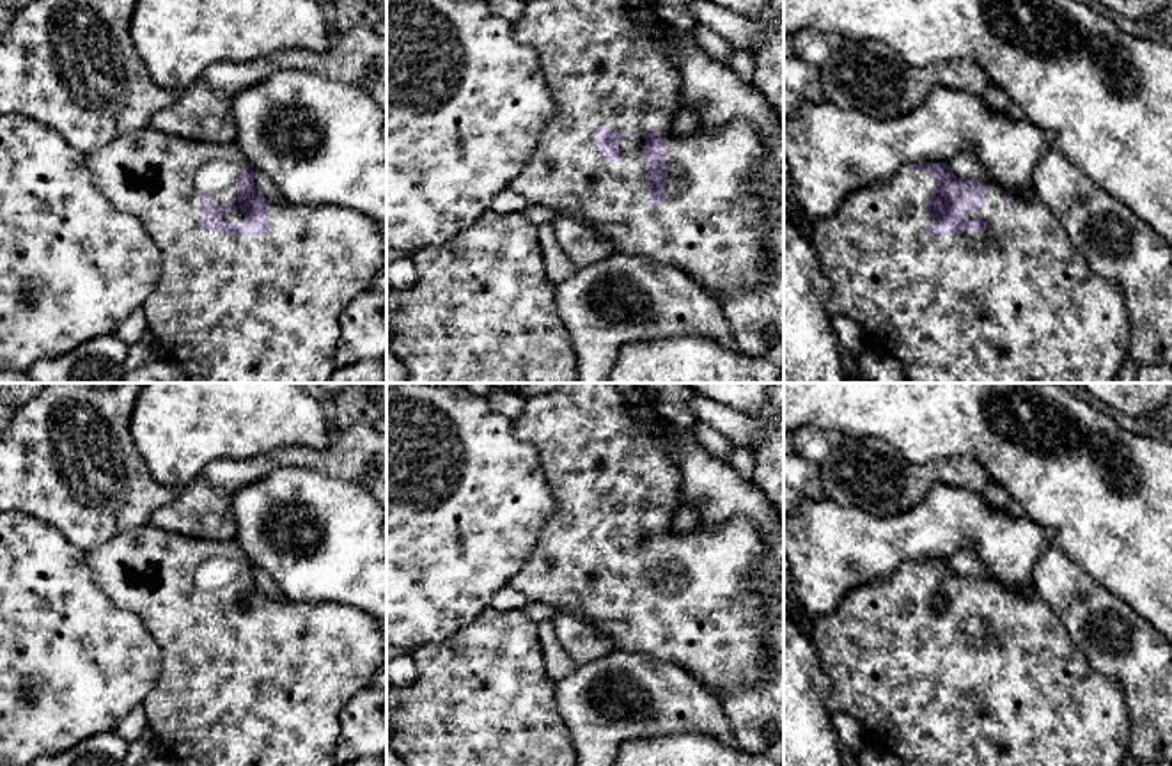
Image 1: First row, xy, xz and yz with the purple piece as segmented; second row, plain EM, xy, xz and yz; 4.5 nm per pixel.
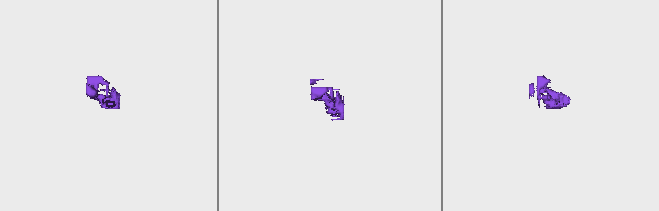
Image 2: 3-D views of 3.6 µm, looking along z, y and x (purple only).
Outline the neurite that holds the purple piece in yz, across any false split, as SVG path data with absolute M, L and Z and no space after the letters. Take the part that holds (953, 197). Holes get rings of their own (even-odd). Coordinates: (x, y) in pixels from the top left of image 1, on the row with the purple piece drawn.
M950 163L901 167L888 181L849 193L833 215L810 223L819 270L830 284L828 312L851 317L865 330L871 344L899 358L908 383L1113 383L1129 358L1129 323L1121 287L1087 264L1062 223L1039 199L1011 195L995 181L956 177L949 167Z

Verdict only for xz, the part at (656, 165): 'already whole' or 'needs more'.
needs more

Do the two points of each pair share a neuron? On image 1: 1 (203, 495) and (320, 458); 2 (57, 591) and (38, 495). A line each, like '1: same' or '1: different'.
1: same
2: different

